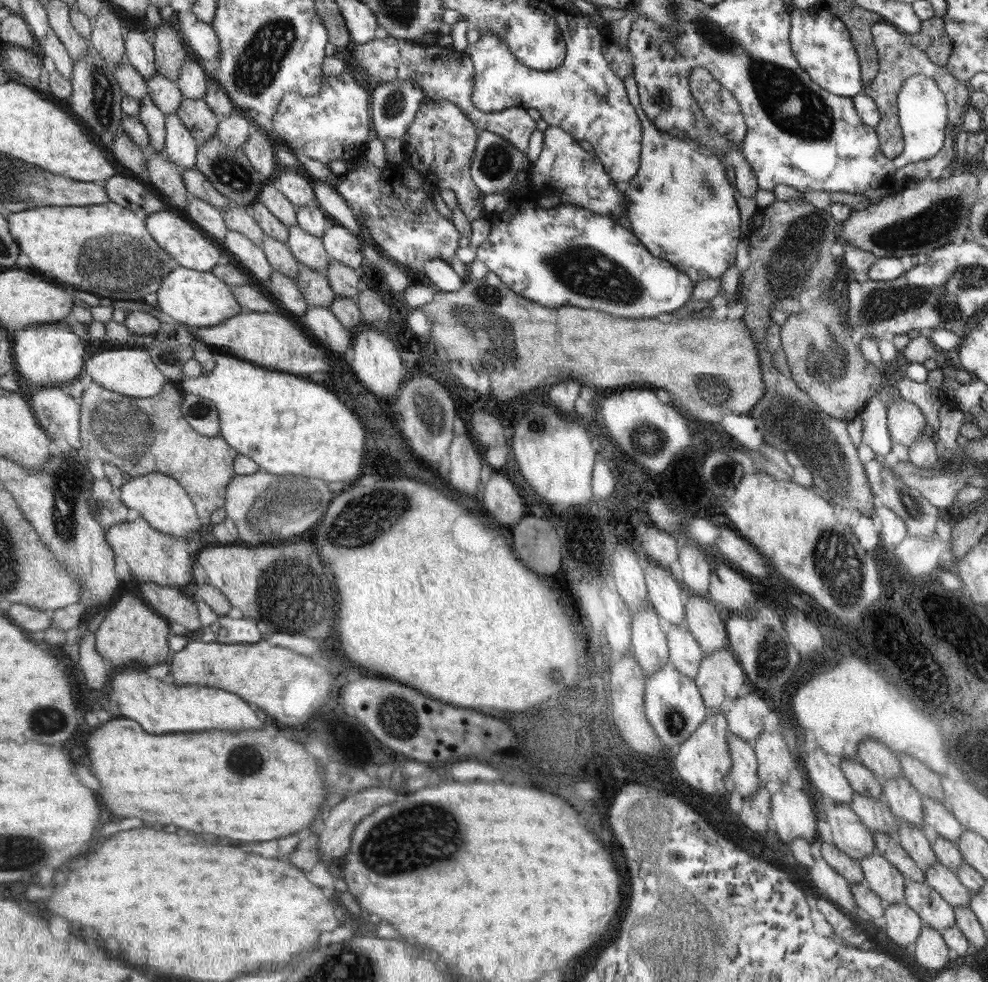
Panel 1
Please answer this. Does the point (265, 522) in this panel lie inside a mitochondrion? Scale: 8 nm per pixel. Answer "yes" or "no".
yes

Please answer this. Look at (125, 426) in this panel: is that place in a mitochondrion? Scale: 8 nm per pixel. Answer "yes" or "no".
yes

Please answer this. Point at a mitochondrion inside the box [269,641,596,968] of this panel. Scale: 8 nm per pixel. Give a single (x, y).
(426, 833)

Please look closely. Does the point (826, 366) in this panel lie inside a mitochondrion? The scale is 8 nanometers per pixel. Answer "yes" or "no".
yes

